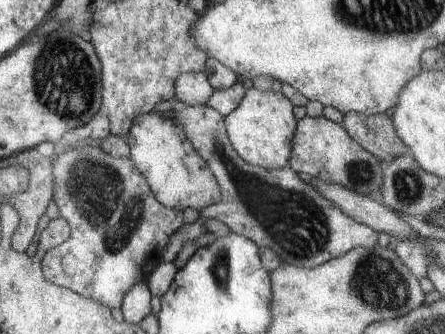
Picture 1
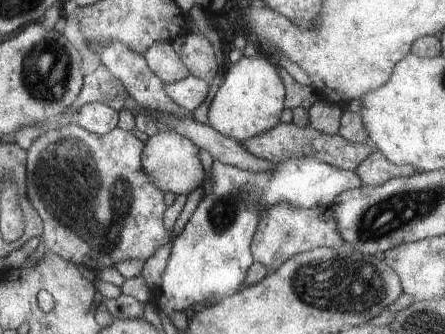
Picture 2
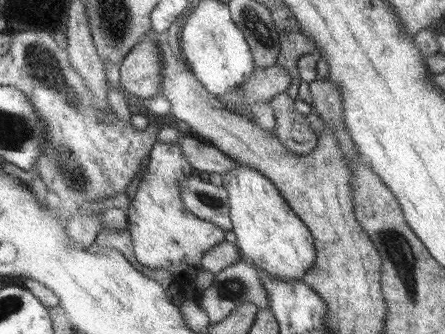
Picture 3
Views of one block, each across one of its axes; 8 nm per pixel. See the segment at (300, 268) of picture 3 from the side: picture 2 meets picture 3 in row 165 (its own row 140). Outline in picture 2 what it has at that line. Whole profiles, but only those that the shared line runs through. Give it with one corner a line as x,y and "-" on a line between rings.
255,54
251,58
241,56
237,62
231,62
231,66
225,68
223,84
217,88
207,110
207,124
219,134
225,134
239,142
277,126
283,112
283,100
285,88
271,62
261,54

